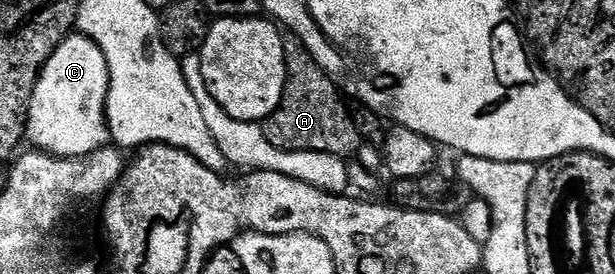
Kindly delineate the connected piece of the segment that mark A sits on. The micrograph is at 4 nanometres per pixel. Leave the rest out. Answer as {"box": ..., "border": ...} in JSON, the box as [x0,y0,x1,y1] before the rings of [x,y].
{"box":[262,32,361,156],"border":[[[287,32],[283,34],[283,51],[287,79],[281,96],[281,104],[262,123],[265,136],[273,148],[284,152],[308,150],[348,156],[361,145],[359,129],[355,127],[352,111],[347,111],[344,95],[335,81],[317,64],[317,60],[305,48],[301,36]]]}

